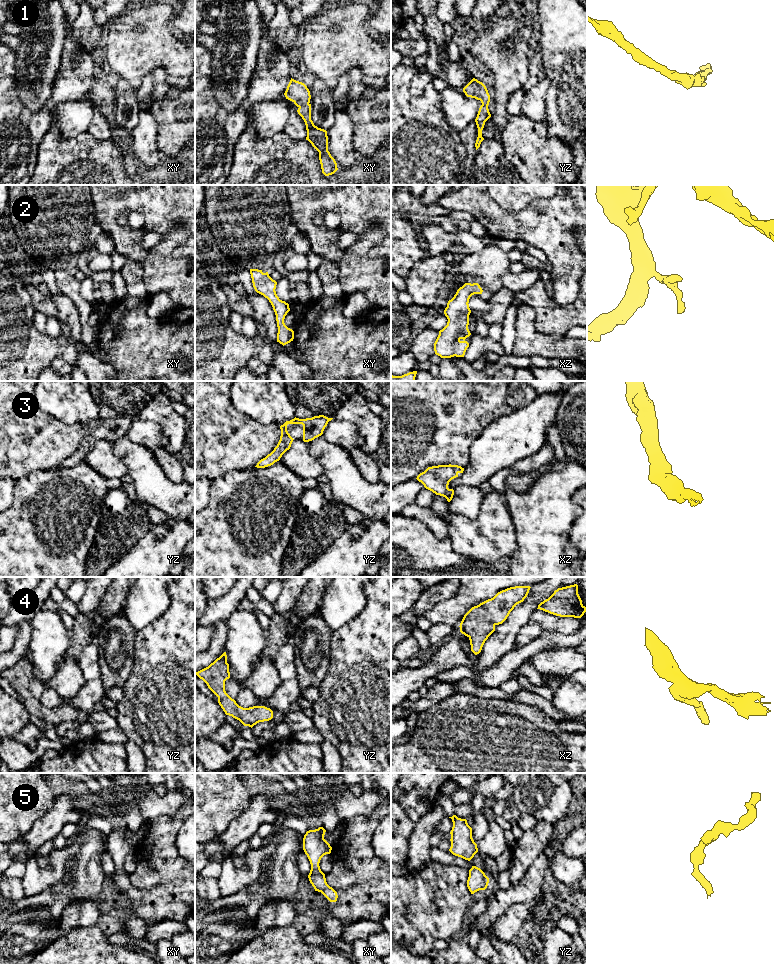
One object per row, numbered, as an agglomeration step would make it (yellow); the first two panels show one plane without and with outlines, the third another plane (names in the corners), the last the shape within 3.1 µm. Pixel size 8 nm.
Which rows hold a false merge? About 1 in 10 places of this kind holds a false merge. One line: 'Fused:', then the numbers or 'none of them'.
Fused: none of them

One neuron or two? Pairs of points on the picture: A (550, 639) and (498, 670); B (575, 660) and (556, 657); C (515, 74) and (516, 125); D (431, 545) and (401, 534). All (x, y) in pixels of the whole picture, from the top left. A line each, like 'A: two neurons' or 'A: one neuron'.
A: one neuron
B: one neuron
C: two neurons
D: one neuron

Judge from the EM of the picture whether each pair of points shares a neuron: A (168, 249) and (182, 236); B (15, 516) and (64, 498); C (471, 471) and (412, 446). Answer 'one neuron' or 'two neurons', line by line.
A: one neuron
B: one neuron
C: two neurons

